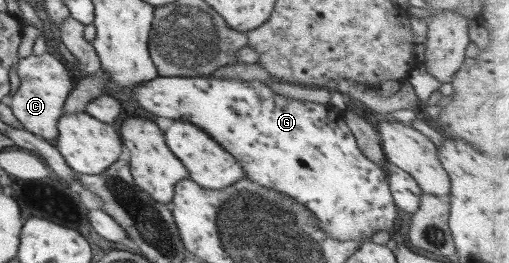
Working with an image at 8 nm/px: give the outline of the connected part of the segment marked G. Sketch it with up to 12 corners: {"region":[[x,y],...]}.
{"region":[[158,76],[123,97],[204,130],[338,241],[400,215],[343,111],[266,81]]}

